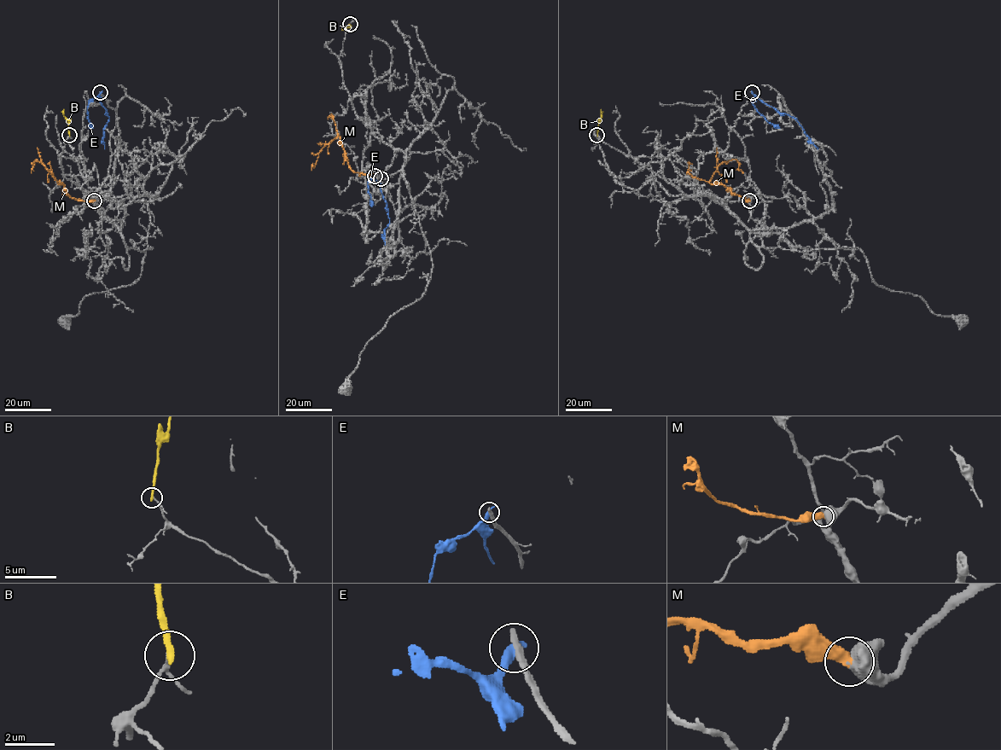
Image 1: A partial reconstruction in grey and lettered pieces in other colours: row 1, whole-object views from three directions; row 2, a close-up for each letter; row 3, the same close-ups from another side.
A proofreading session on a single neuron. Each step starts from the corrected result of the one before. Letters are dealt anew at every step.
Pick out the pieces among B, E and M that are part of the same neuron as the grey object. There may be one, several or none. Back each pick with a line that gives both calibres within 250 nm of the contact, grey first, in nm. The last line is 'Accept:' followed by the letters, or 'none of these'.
M: Thickness 650 nm (grey) against 550 nm
Accept: M

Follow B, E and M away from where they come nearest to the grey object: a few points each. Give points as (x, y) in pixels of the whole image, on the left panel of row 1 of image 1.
B: (69, 135), (68, 121), (63, 109)
E: (101, 93), (100, 102), (109, 117), (103, 129), (104, 148)
M: (94, 200), (72, 198), (62, 185), (36, 159), (32, 172)

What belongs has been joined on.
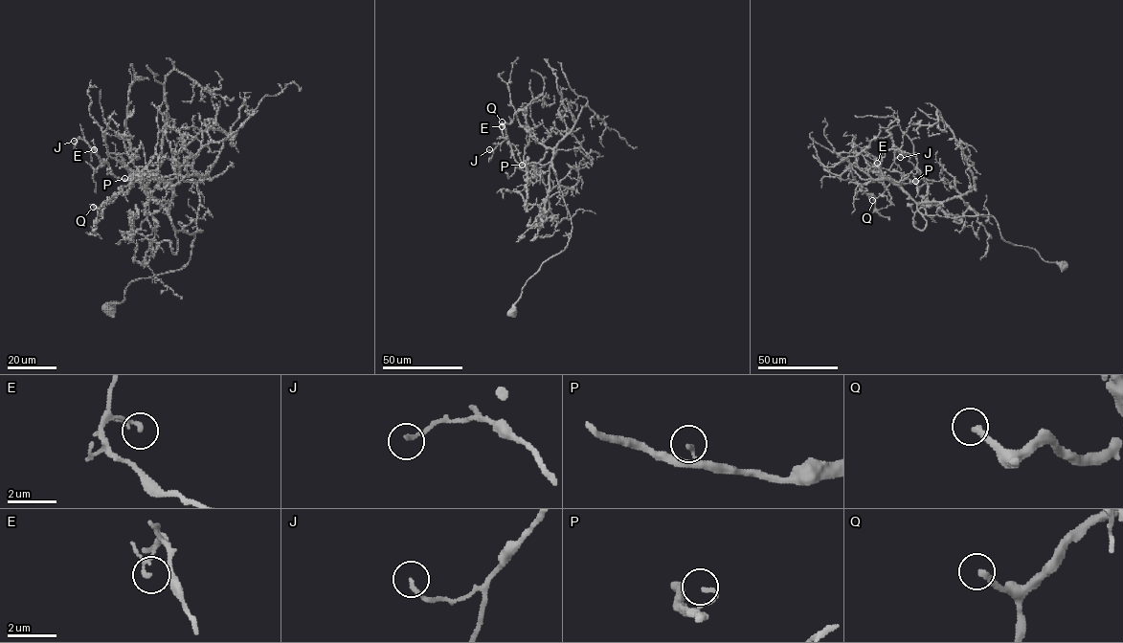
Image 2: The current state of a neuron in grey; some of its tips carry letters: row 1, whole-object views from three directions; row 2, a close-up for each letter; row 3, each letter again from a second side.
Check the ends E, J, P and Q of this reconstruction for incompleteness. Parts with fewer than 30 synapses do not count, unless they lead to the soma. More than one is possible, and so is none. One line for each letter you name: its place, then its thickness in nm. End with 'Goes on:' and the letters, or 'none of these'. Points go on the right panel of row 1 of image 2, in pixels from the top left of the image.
Q: at (872, 200); 280 nm thick
Goes on: Q

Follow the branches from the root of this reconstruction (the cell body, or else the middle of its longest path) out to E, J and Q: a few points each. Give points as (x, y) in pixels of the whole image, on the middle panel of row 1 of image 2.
E: (511, 312), (526, 281), (565, 248), (572, 225), (550, 166), (552, 151), (535, 166), (518, 163), (502, 126)
J: (511, 312), (526, 281), (565, 248), (572, 225), (550, 148), (535, 166), (516, 161), (508, 139), (489, 149)
Q: (511, 312), (526, 281), (565, 248), (572, 225), (550, 166), (552, 151), (531, 137), (525, 111), (502, 121)

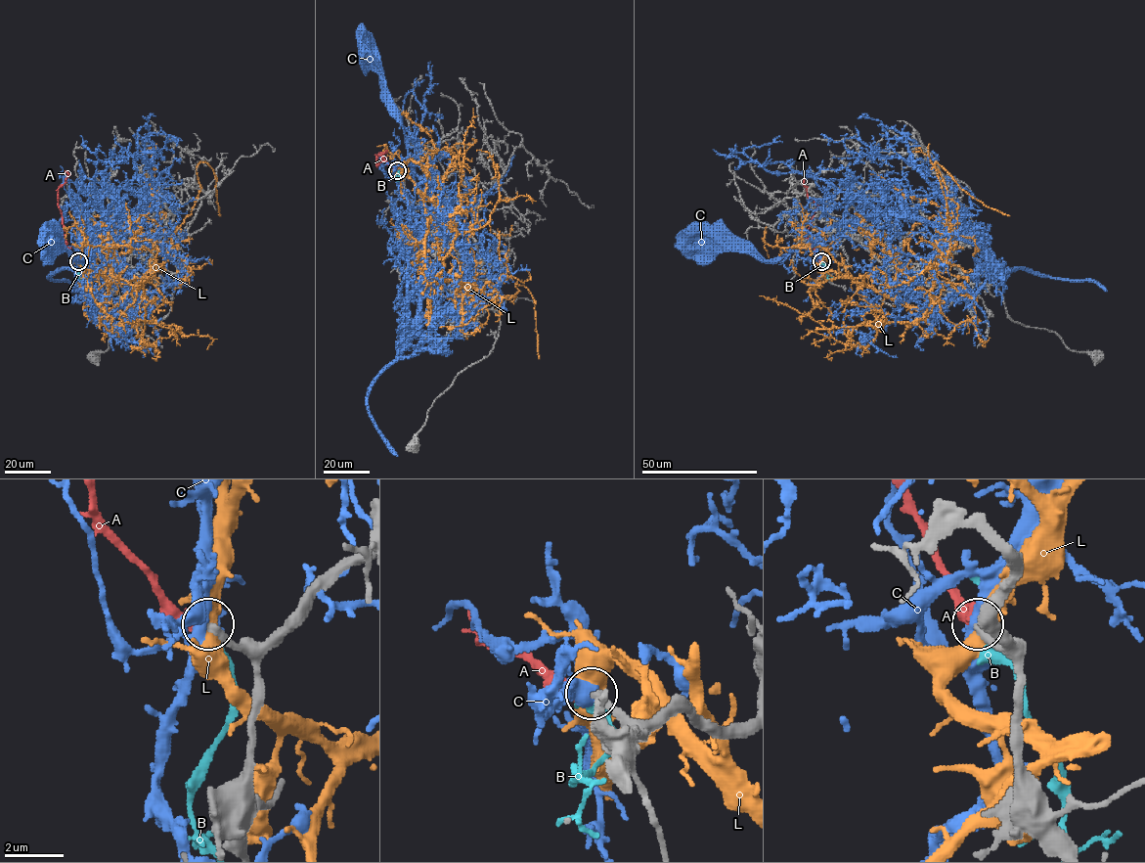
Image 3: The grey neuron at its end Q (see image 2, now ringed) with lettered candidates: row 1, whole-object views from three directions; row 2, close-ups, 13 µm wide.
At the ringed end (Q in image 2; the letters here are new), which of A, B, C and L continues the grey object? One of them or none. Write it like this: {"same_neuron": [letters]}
{"same_neuron": ["A"]}

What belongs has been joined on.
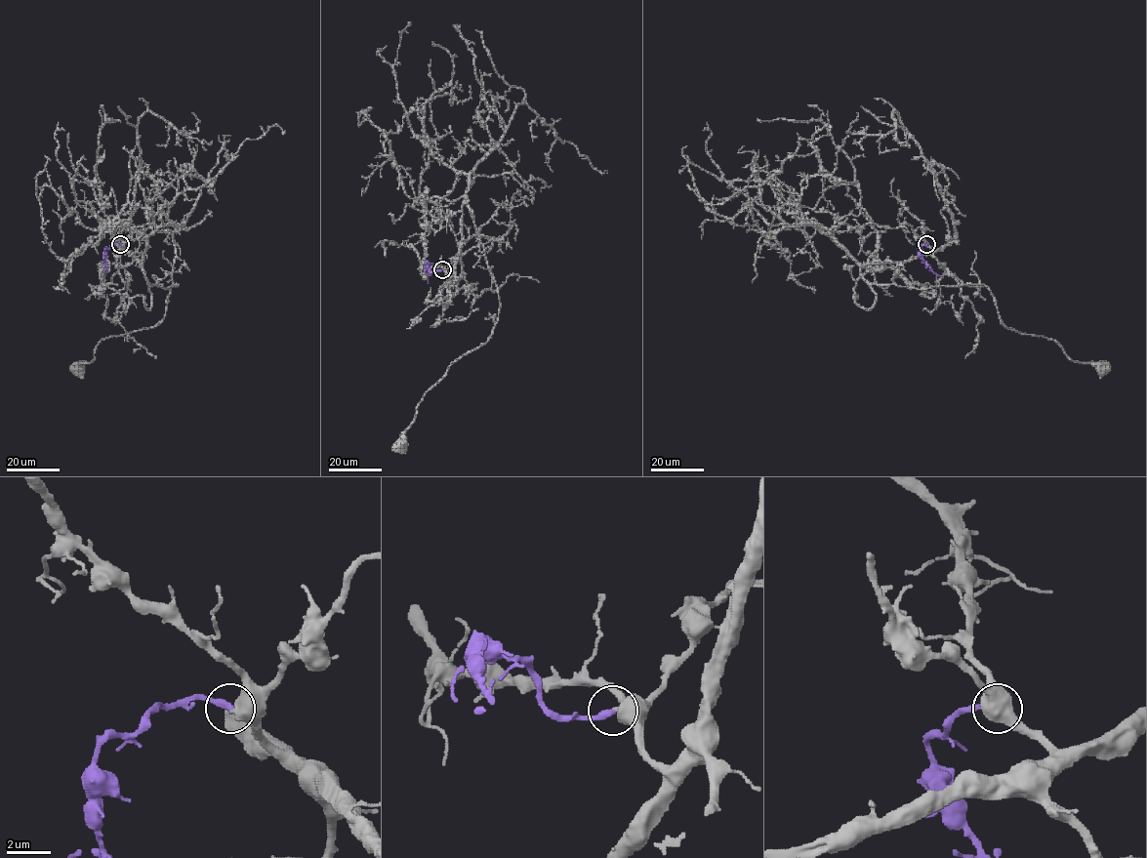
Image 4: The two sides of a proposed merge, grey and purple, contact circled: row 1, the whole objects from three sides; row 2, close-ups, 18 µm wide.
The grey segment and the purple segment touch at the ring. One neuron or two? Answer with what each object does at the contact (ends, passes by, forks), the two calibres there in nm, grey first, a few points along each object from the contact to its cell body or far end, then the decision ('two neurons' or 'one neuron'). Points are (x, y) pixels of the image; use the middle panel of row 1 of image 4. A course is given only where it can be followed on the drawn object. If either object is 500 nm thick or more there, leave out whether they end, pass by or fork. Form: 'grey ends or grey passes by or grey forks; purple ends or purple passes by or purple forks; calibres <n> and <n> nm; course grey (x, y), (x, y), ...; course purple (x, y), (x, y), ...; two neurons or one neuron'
calibres 600 and 320 nm; course grey (442, 269), (449, 276), (454, 268), (466, 204), (498, 318), (489, 339), (425, 393), (399, 445); course purple (442, 269), (436, 270), (427, 262), (428, 283); one neuron

